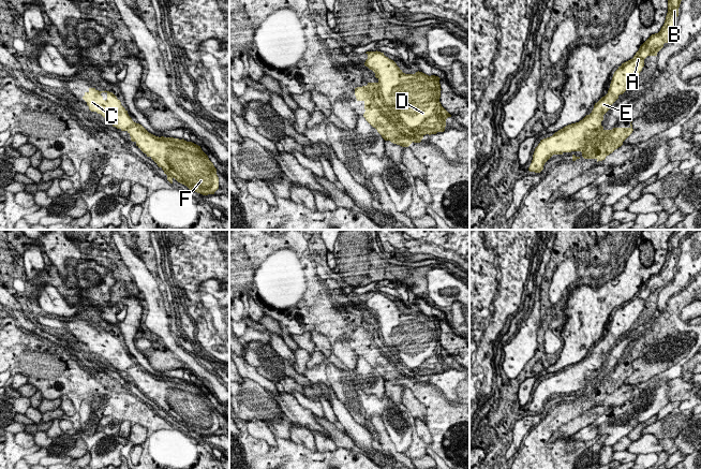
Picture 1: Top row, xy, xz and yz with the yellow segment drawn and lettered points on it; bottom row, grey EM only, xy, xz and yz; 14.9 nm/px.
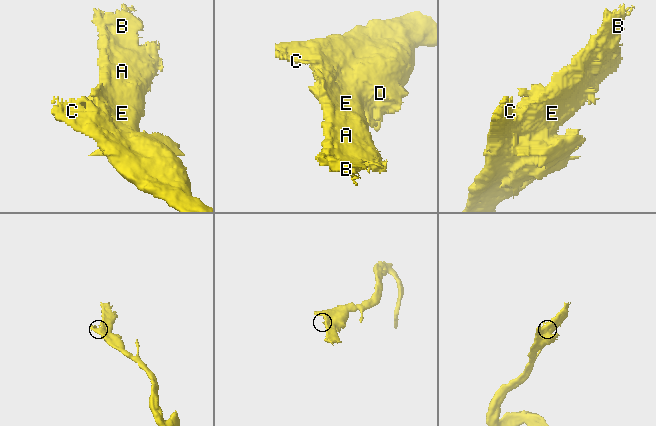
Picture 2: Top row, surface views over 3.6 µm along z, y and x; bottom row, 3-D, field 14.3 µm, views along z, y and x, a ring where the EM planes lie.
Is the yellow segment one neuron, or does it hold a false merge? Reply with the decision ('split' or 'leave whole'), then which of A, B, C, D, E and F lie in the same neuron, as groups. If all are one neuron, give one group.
leave whole; groups A B C D E F

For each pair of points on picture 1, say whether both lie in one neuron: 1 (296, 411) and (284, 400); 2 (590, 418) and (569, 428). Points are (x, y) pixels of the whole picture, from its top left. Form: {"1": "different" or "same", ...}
{"1": "same", "2": "same"}

